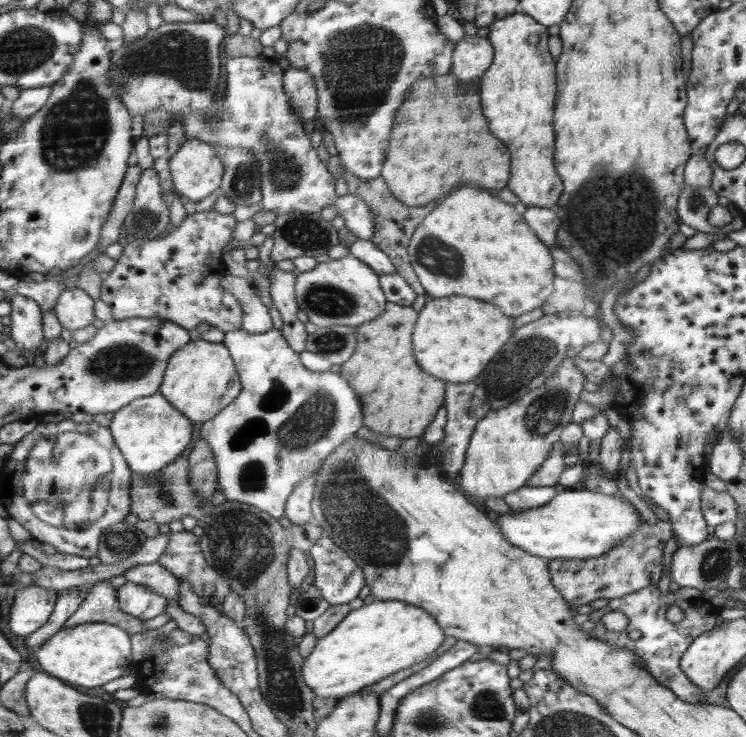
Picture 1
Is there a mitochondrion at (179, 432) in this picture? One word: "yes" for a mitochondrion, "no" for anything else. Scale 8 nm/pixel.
no

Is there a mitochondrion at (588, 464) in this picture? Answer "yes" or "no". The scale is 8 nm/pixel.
no

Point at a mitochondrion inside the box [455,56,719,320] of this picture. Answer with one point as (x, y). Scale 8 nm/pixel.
(625, 209)

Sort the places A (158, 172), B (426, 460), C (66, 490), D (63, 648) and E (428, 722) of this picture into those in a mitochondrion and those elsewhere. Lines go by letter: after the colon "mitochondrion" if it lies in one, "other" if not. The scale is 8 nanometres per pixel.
A: other
B: other
C: mitochondrion
D: other
E: mitochondrion

